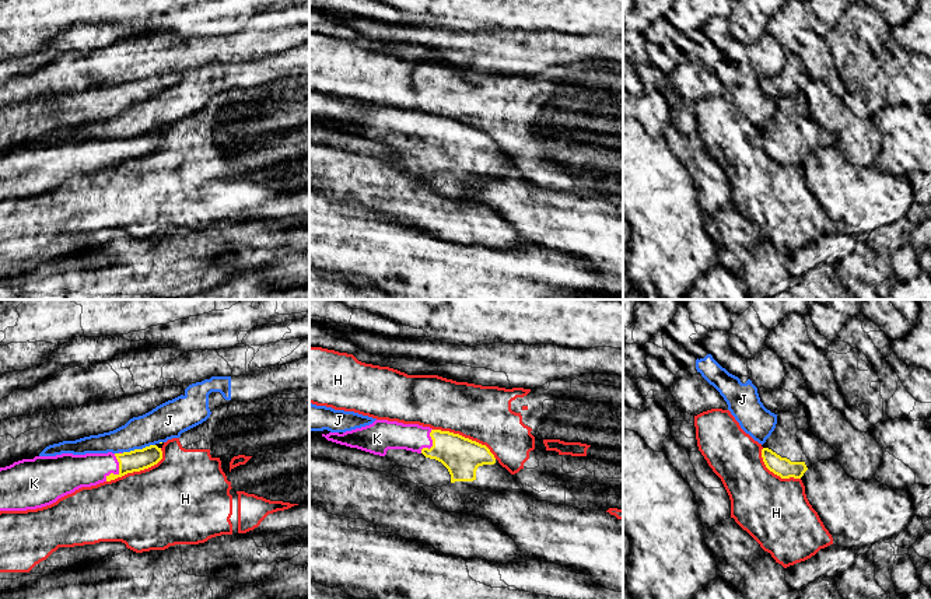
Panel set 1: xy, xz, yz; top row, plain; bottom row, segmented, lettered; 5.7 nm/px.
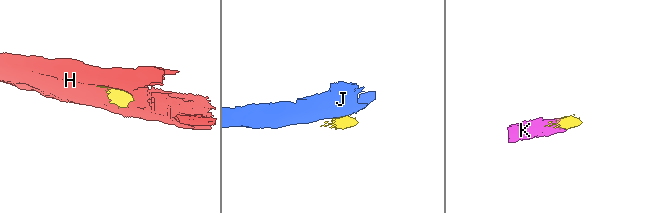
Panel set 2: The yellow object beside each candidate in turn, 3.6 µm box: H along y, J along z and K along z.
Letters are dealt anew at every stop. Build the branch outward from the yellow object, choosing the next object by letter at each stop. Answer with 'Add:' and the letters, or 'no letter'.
Add: K

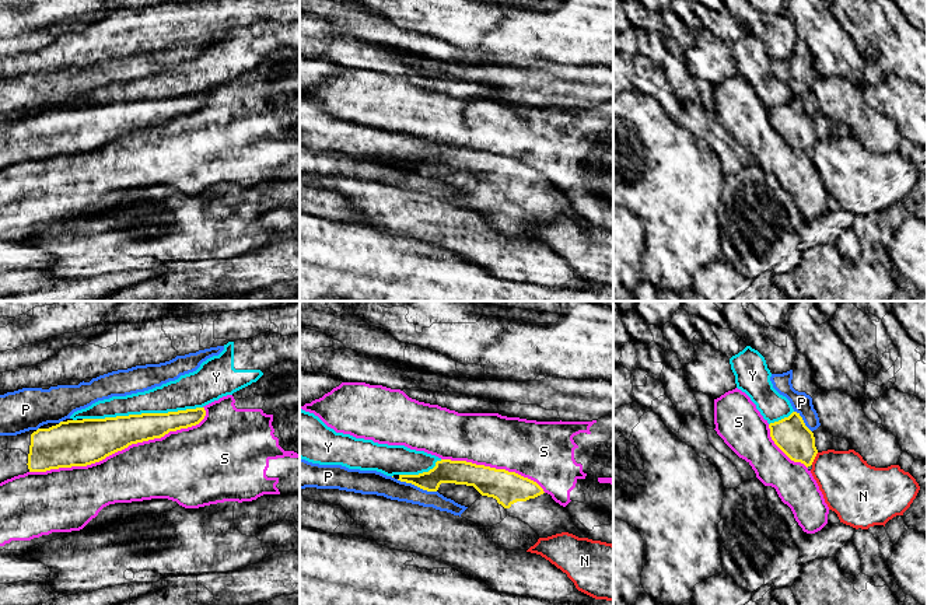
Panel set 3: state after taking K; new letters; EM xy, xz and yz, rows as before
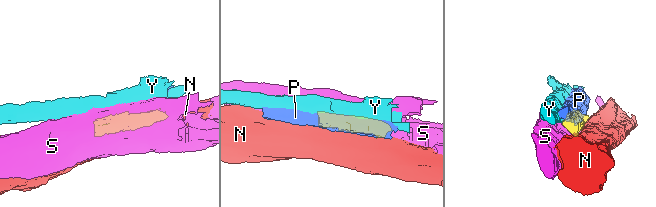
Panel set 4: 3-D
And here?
Add: no letter

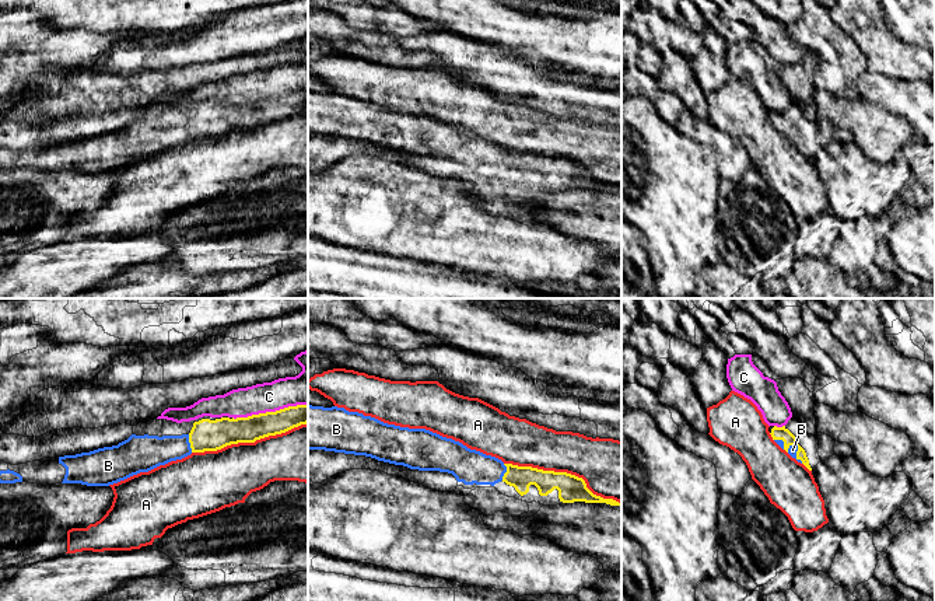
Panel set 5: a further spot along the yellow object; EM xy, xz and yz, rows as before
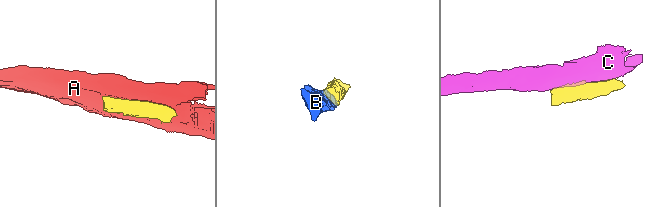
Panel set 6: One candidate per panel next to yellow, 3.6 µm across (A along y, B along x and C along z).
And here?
Add: B

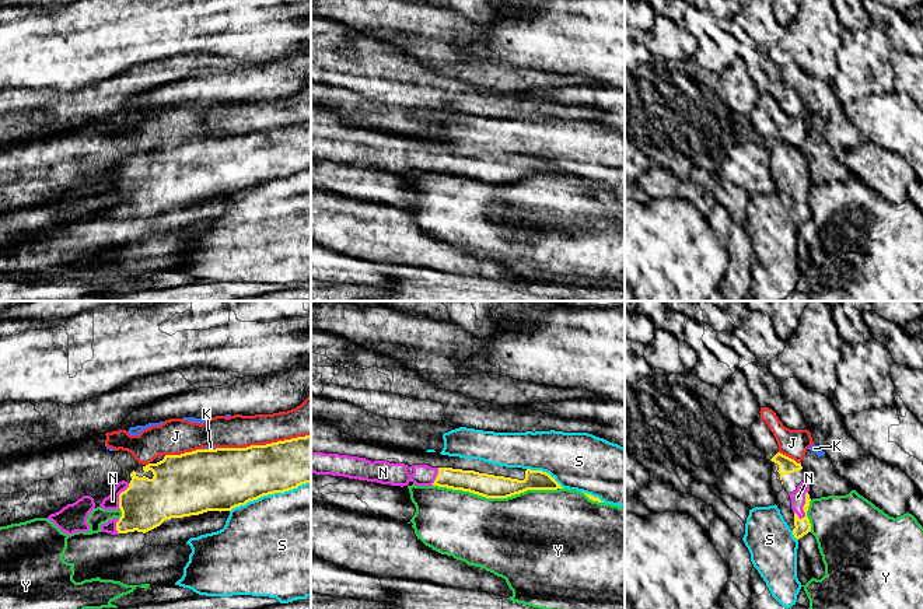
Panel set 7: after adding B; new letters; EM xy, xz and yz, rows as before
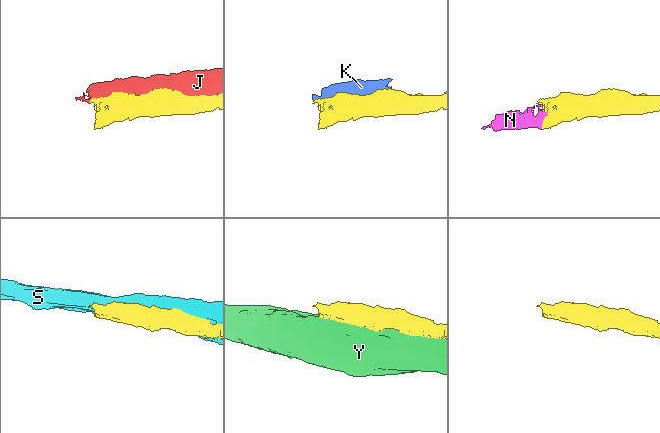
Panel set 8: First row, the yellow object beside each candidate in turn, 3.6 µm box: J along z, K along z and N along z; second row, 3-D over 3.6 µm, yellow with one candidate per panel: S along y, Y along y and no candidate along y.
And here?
Add: N

